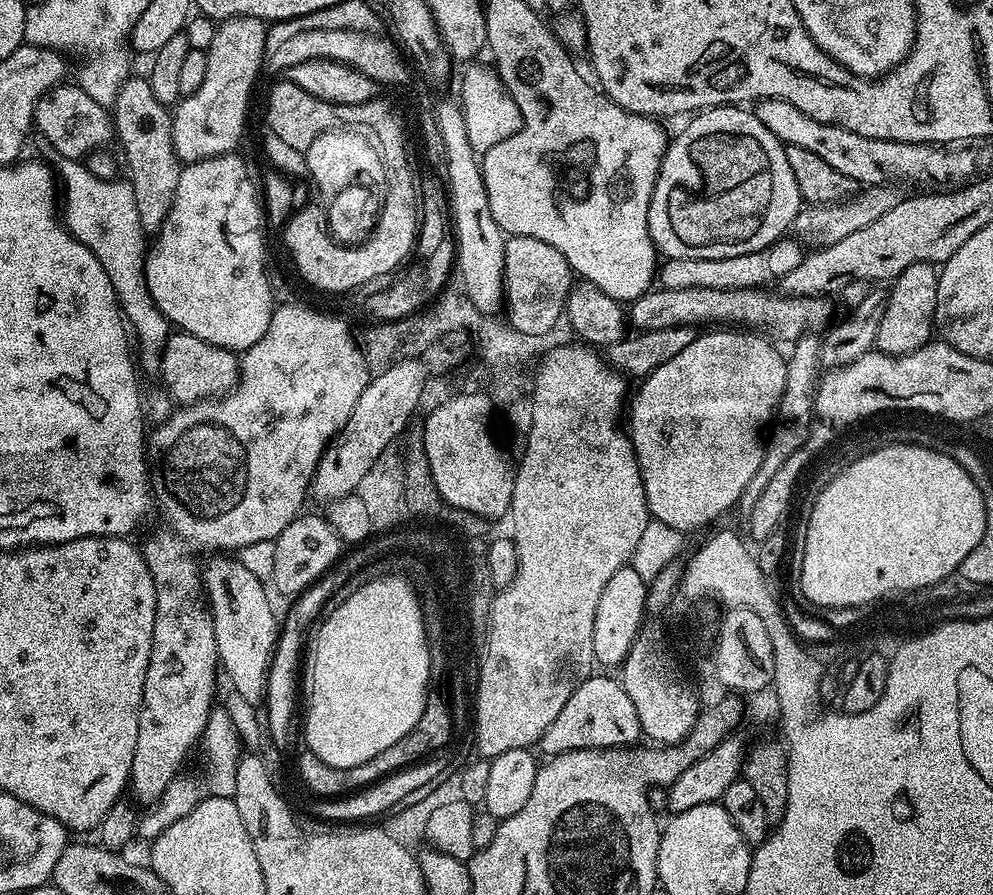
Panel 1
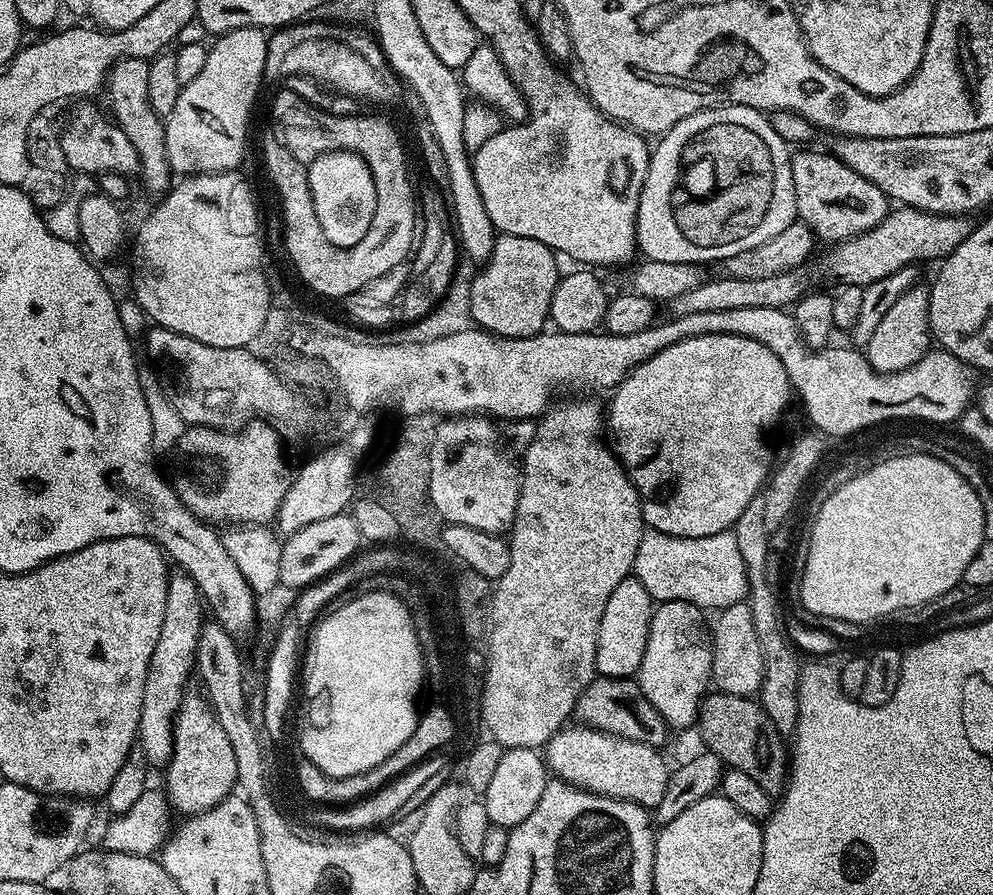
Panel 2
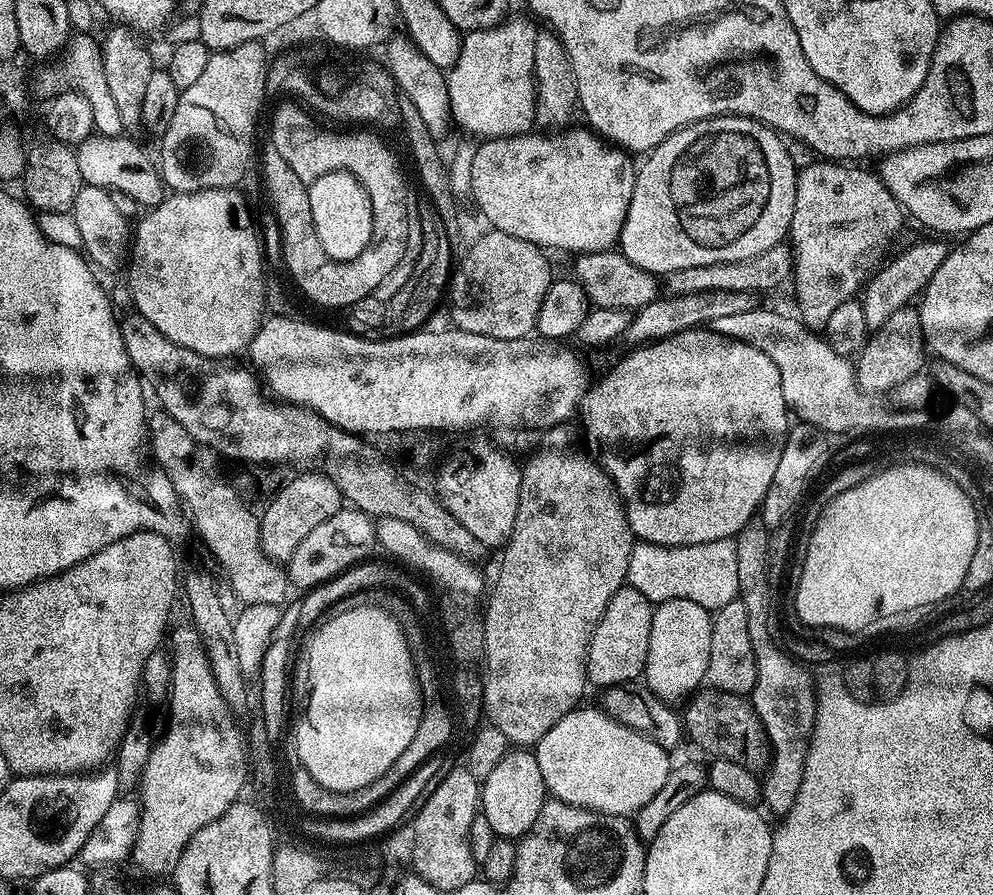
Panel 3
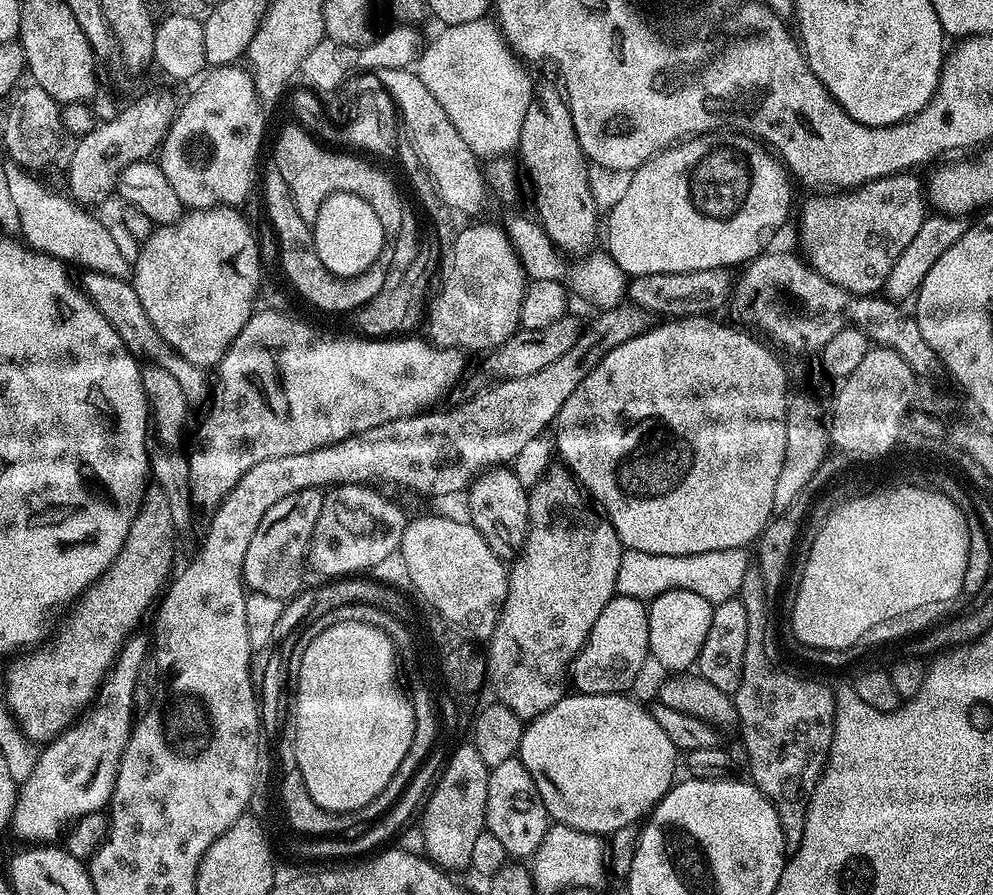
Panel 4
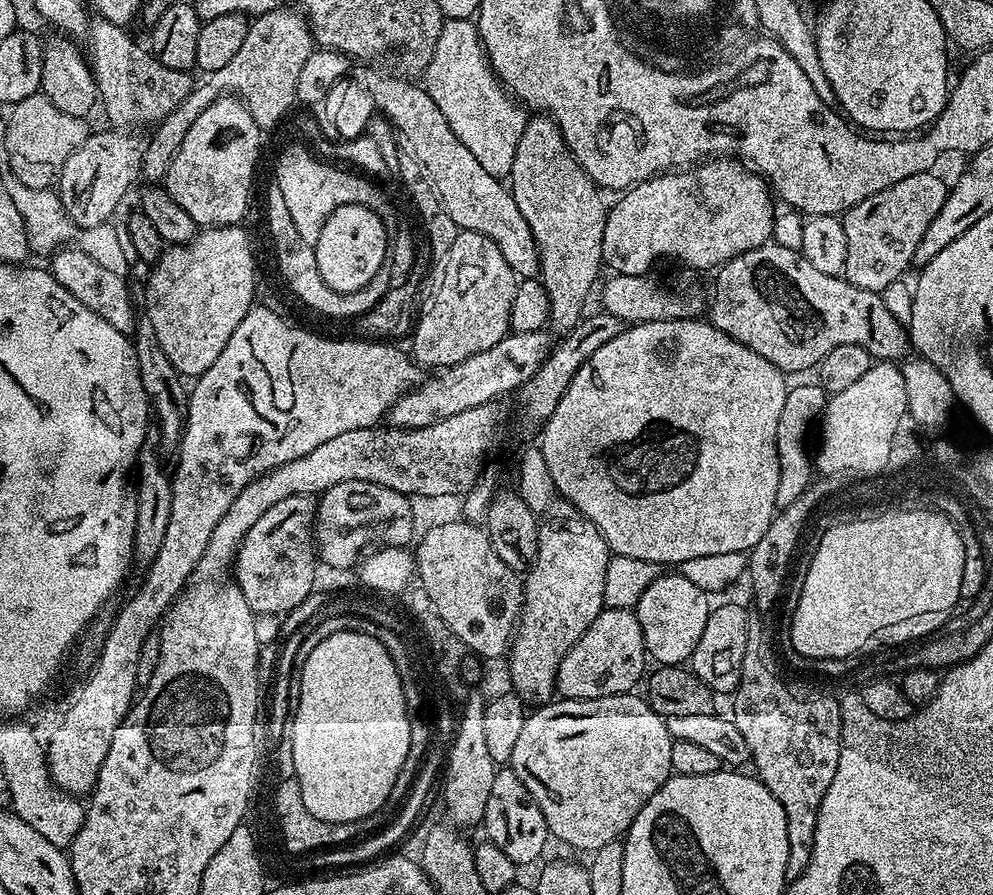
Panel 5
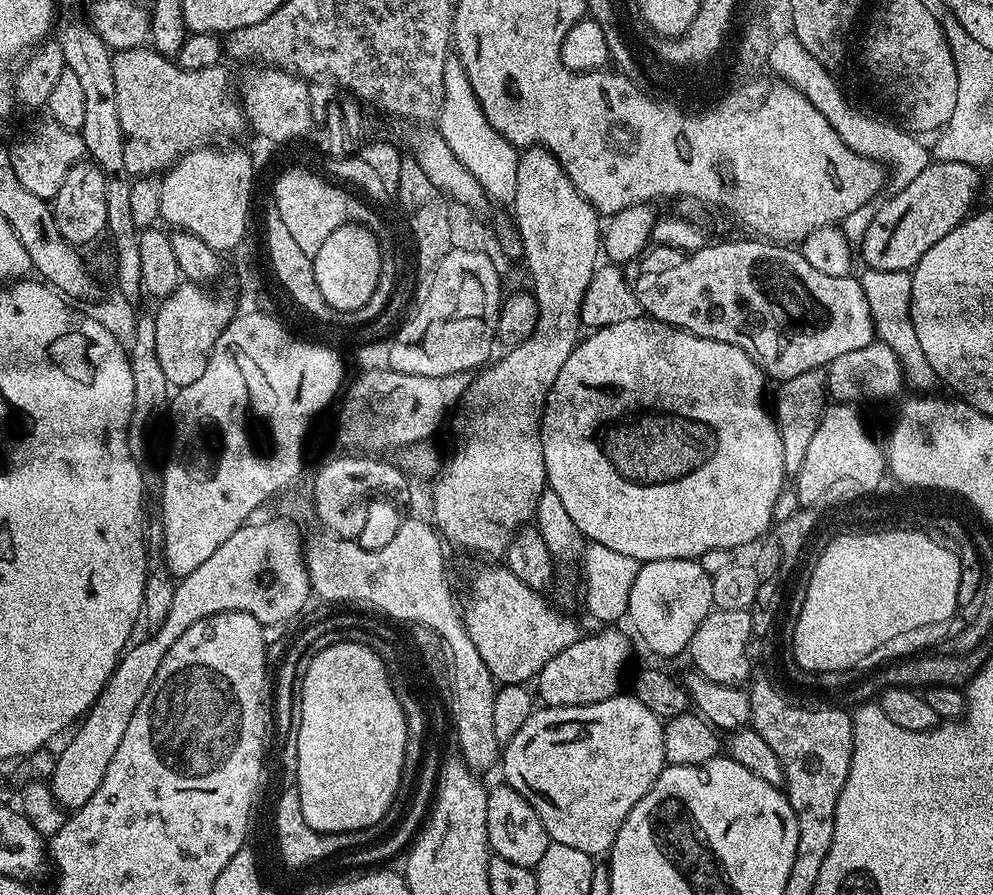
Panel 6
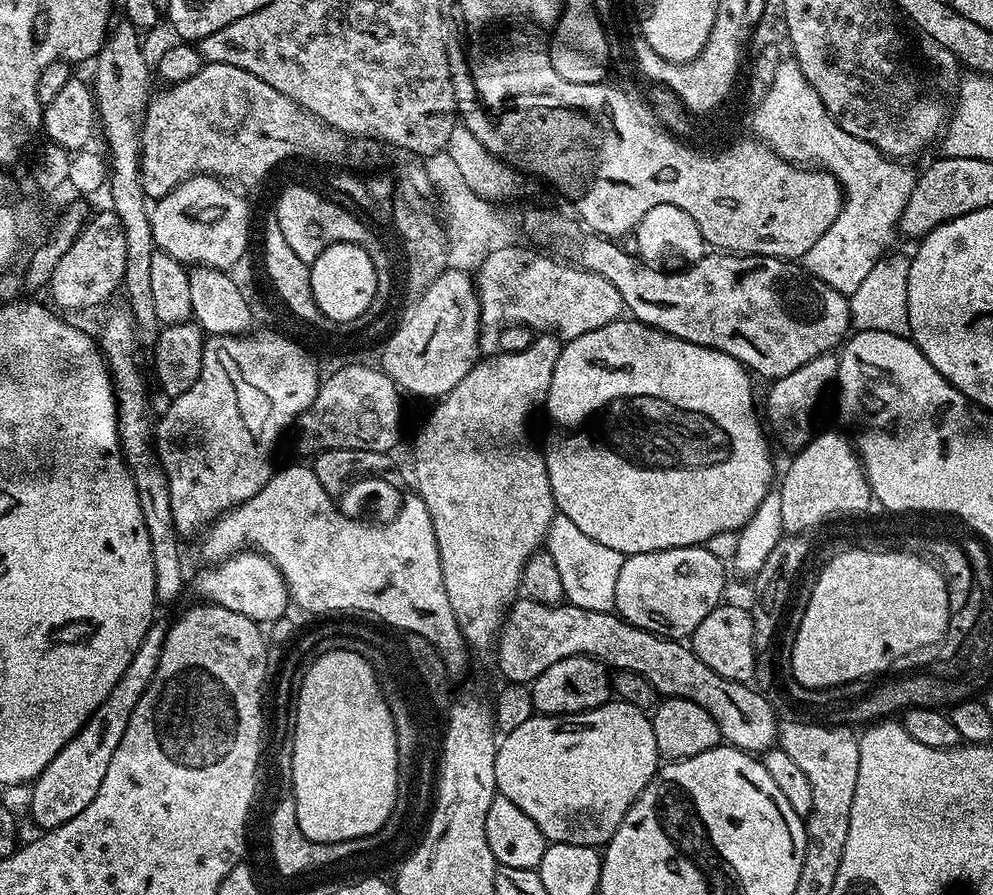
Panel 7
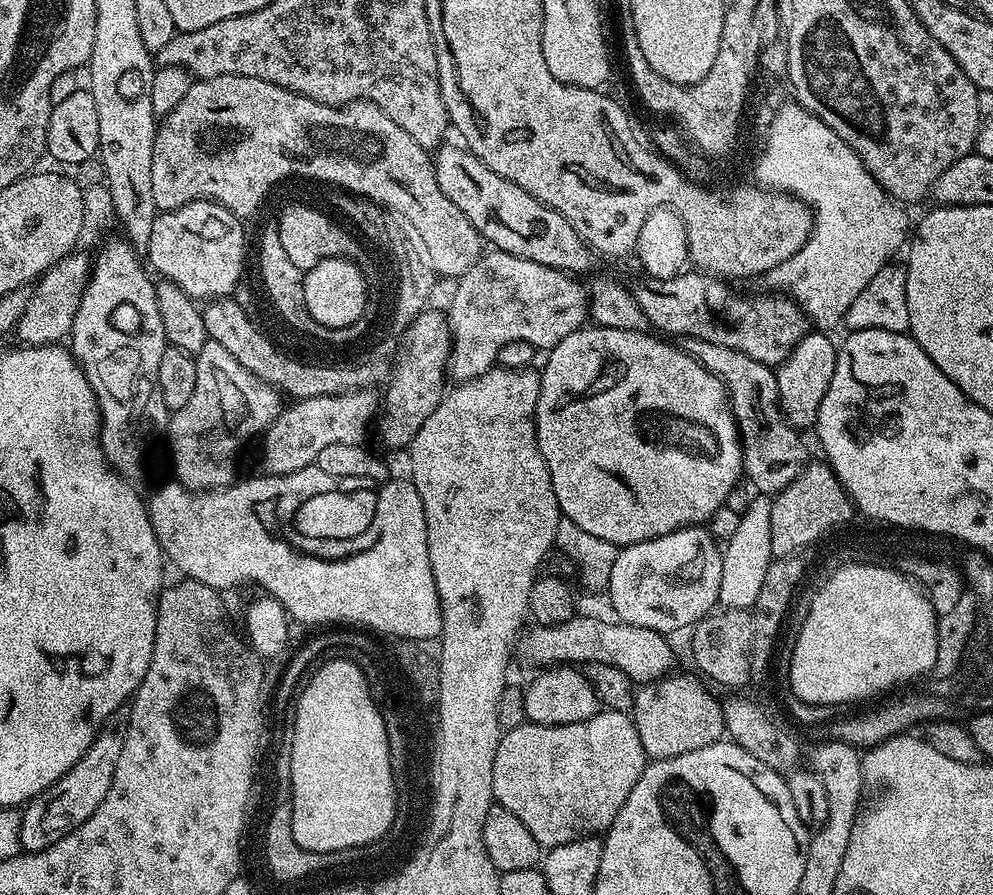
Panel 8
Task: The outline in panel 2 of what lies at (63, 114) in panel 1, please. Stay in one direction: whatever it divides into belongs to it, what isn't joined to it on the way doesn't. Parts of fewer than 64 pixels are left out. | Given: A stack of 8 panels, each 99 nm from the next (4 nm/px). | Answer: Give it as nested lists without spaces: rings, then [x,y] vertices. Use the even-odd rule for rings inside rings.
[[[80,102],[72,112],[72,117],[59,129],[62,151],[69,169],[76,174],[99,174],[117,172],[132,178],[140,171],[140,155],[134,146],[130,146],[130,138],[122,134],[120,125],[104,116],[92,105],[92,102]]]

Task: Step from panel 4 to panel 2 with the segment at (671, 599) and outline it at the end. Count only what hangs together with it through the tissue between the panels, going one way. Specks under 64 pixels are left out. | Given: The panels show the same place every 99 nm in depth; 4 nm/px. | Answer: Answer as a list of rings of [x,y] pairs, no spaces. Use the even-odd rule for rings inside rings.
[[[670,600],[655,605],[652,621],[648,627],[648,641],[634,683],[640,688],[641,697],[661,716],[669,729],[688,728],[697,723],[701,703],[709,691],[712,679],[712,641],[709,629],[704,628],[705,613],[688,601]]]

